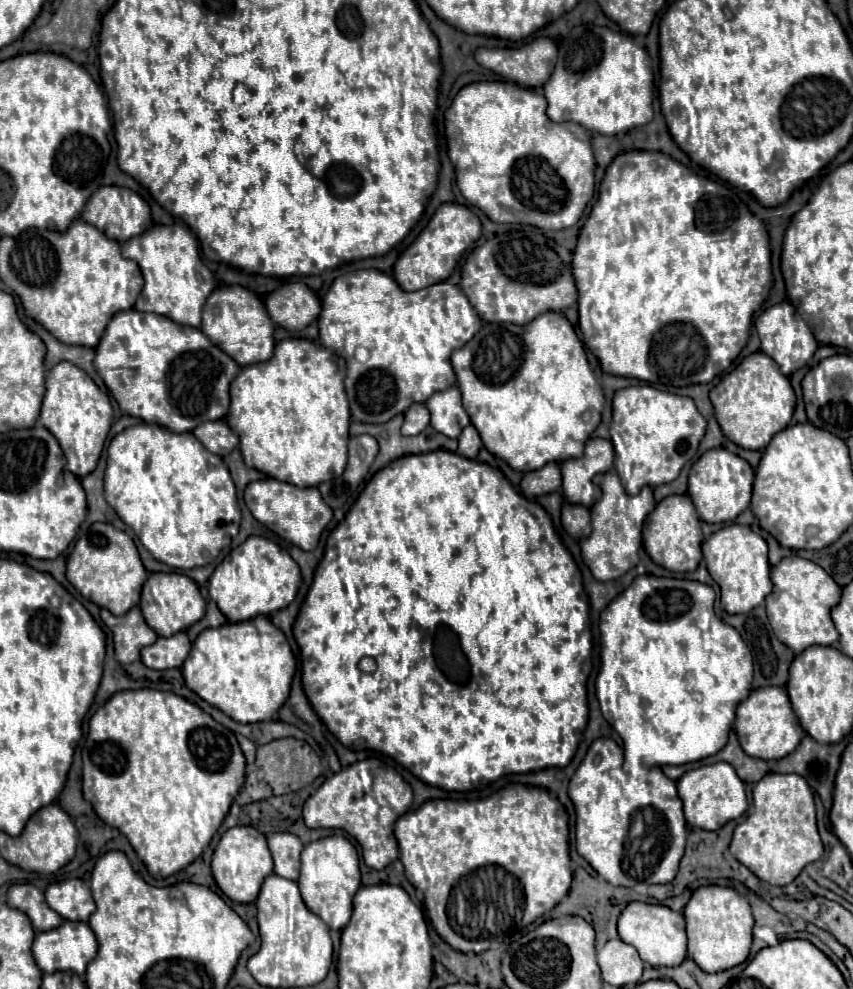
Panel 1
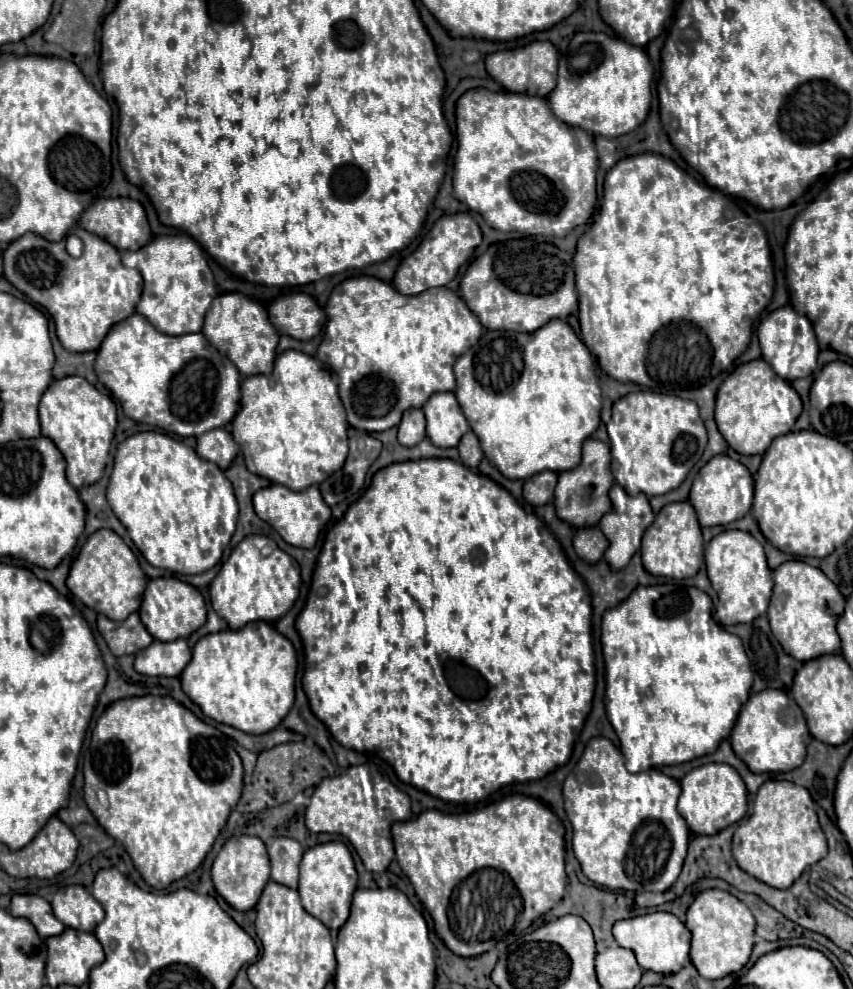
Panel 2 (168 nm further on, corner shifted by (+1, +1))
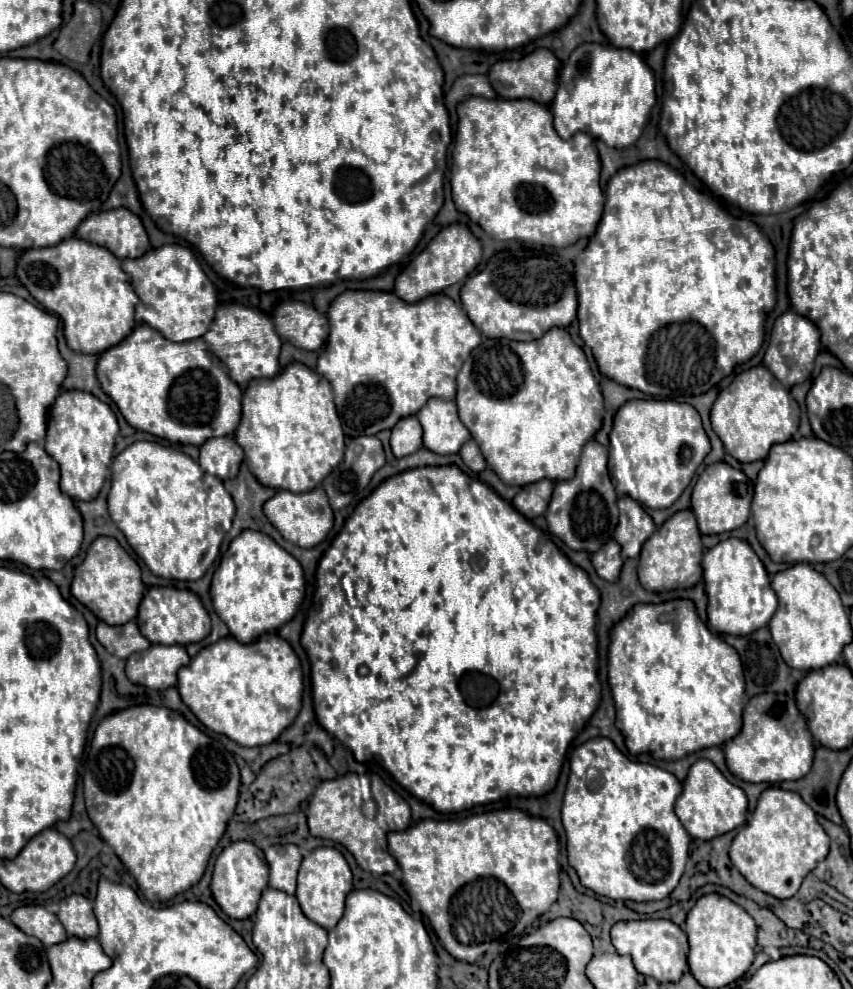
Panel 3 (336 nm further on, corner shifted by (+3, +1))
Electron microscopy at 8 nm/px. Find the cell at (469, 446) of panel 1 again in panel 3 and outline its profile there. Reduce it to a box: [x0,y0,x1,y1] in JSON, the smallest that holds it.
[460,439,486,473]

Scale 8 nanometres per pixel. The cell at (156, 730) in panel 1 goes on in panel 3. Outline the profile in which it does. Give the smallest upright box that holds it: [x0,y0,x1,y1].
[82,705,240,903]

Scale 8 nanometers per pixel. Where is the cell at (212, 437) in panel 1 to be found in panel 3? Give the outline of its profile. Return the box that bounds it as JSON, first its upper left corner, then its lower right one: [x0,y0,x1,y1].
[200,437,244,479]

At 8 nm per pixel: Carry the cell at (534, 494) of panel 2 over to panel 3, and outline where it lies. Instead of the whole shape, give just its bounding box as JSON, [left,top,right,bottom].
[512,479,554,519]

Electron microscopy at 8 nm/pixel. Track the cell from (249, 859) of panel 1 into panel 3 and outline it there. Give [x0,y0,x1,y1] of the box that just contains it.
[212,841,268,919]

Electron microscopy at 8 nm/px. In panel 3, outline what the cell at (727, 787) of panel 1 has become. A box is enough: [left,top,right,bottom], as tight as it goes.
[674,759,748,841]

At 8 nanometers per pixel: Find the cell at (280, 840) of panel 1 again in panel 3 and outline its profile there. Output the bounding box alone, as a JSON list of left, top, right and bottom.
[264,845,302,895]

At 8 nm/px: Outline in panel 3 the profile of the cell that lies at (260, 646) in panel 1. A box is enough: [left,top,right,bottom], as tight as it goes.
[178,633,302,747]

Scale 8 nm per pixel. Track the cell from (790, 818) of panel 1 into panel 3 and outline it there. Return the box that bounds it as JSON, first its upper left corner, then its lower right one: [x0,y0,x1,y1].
[730,787,830,899]

